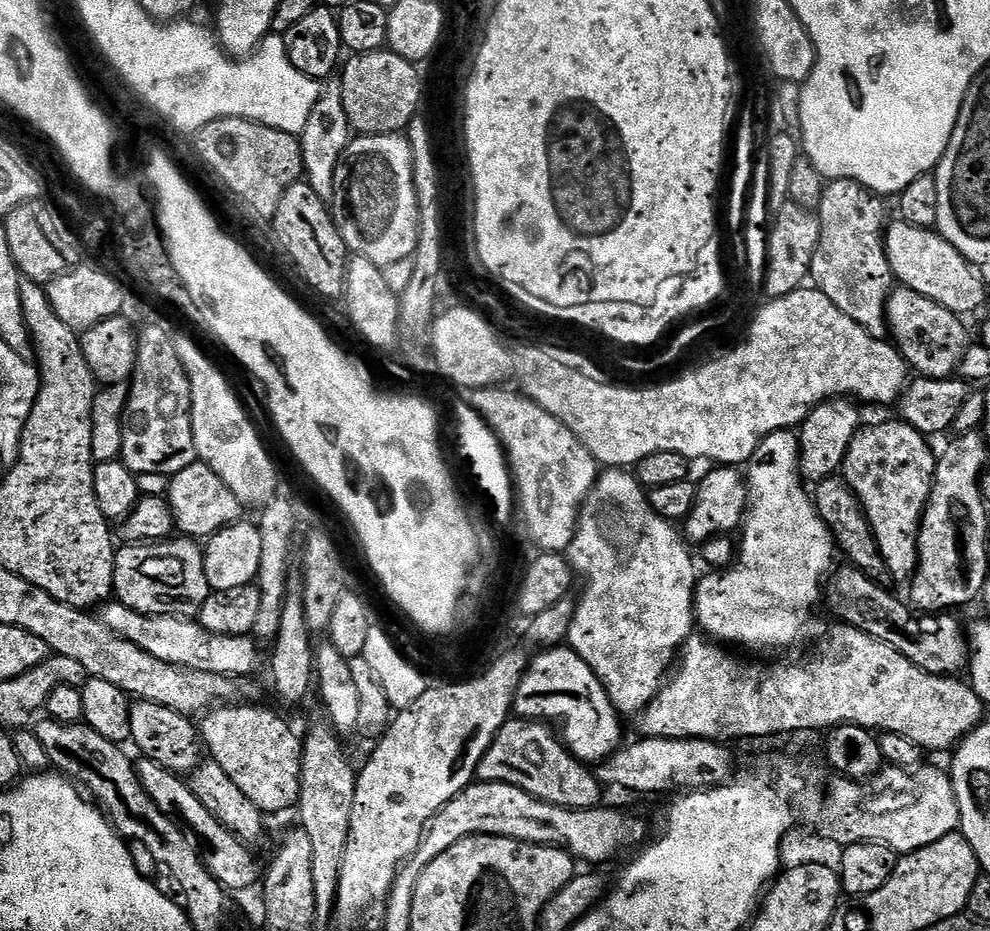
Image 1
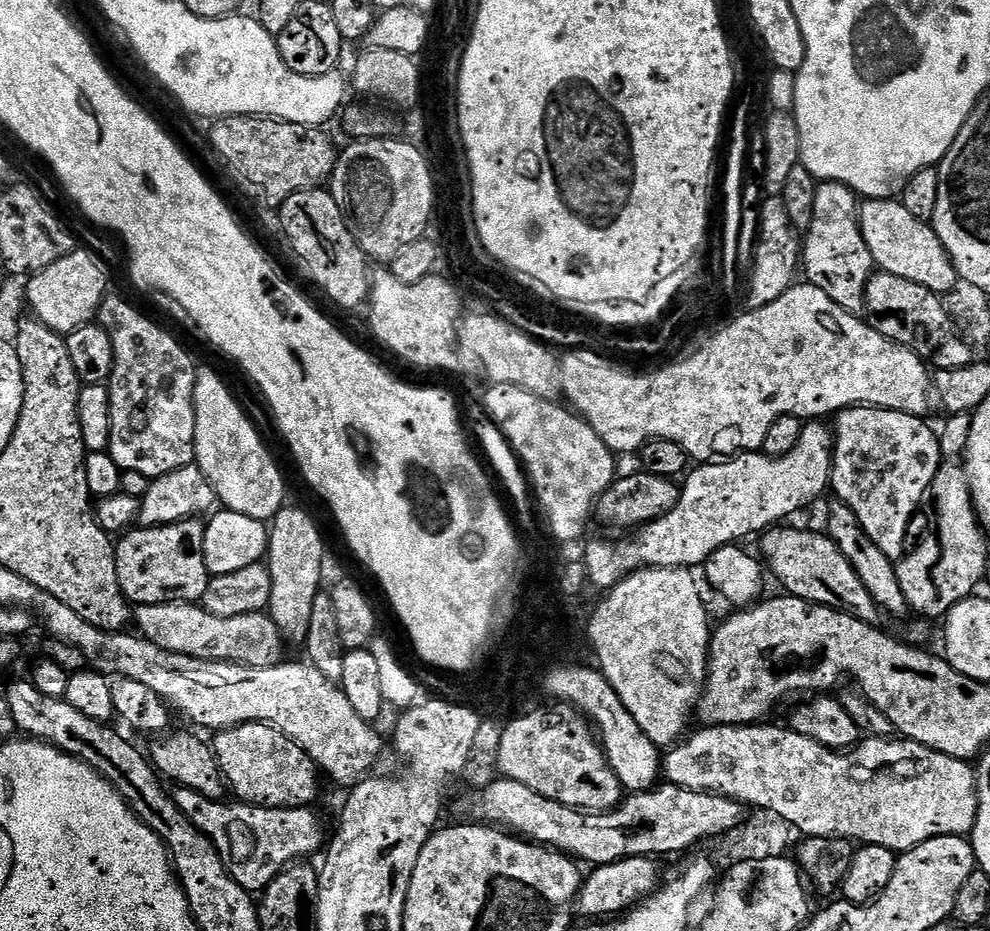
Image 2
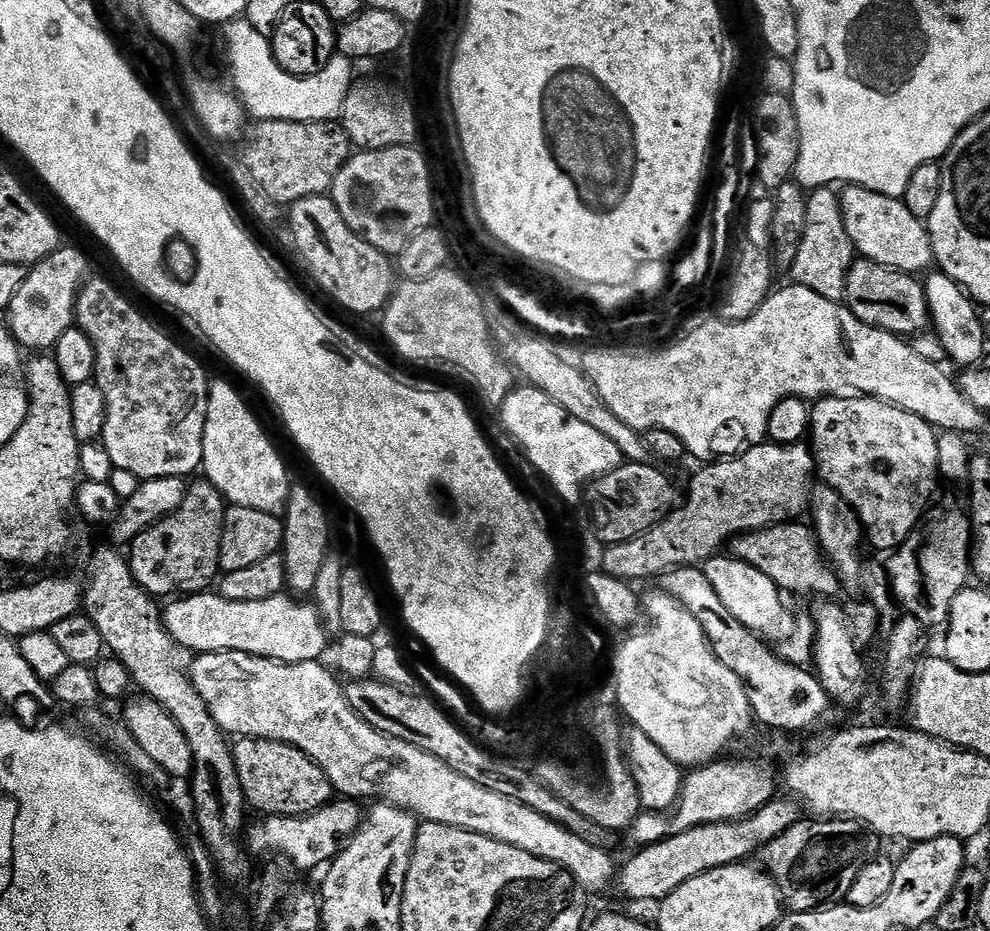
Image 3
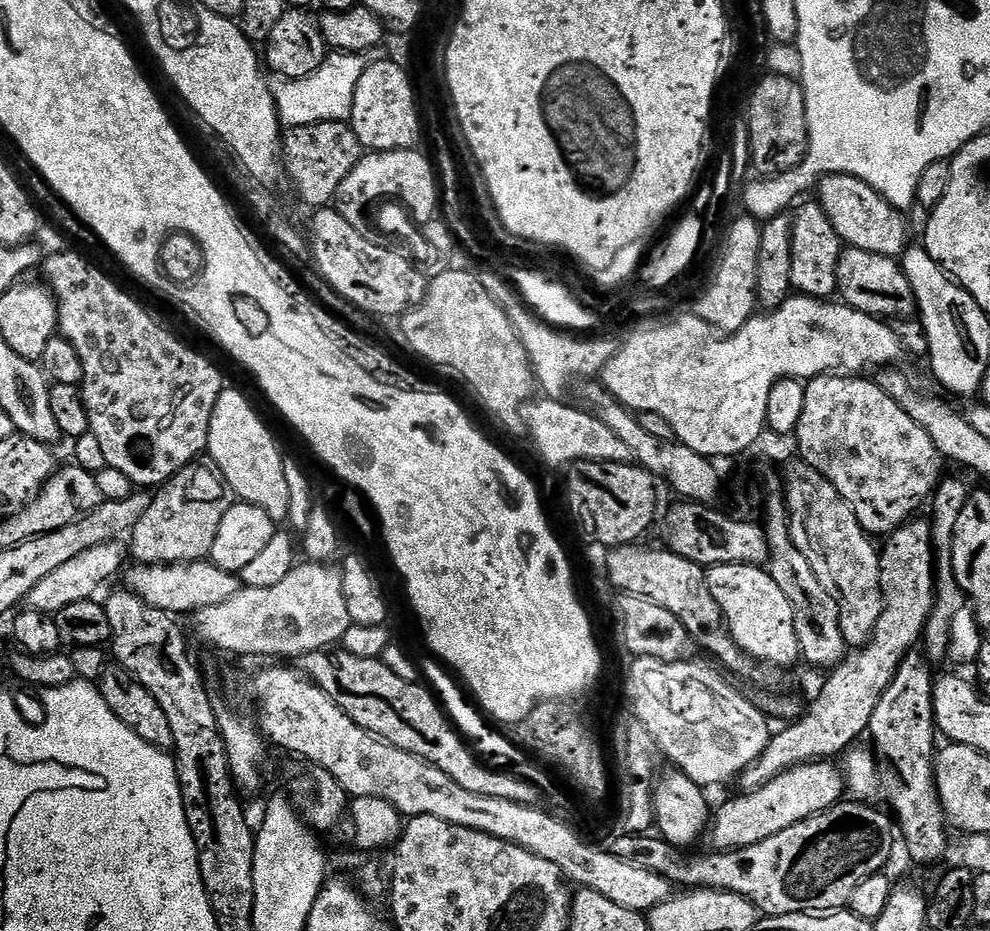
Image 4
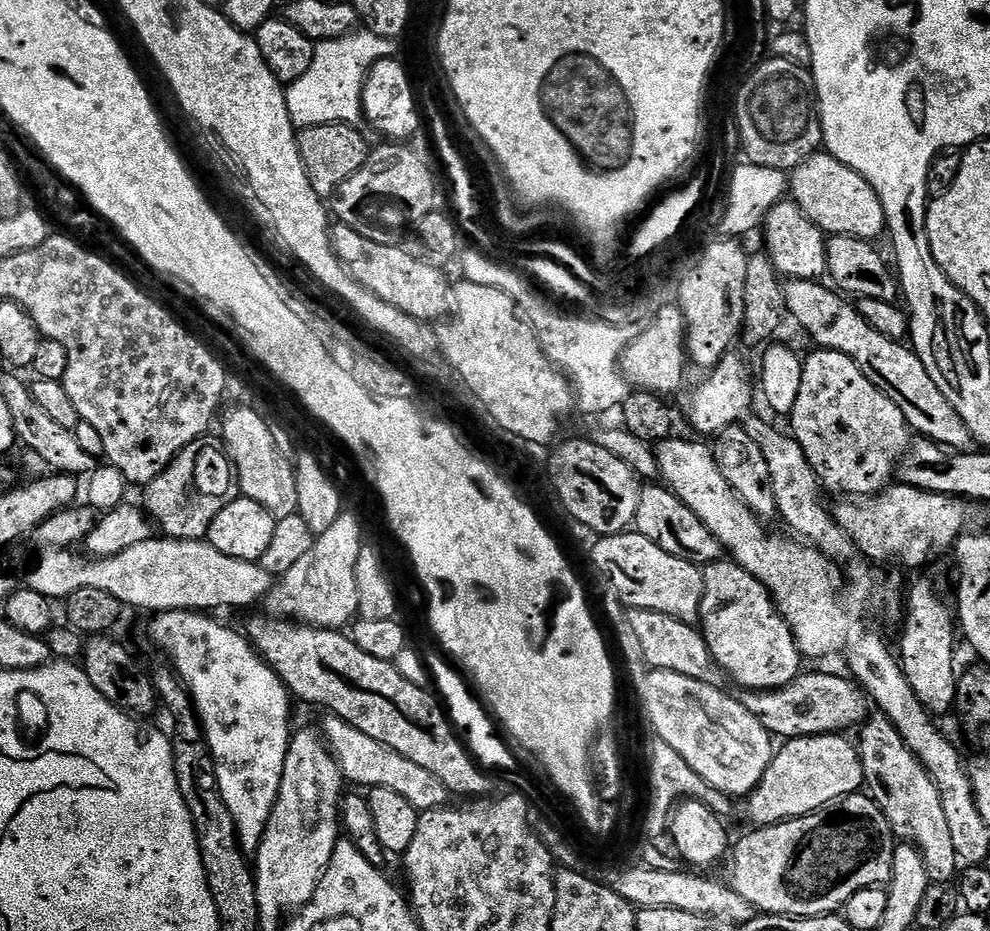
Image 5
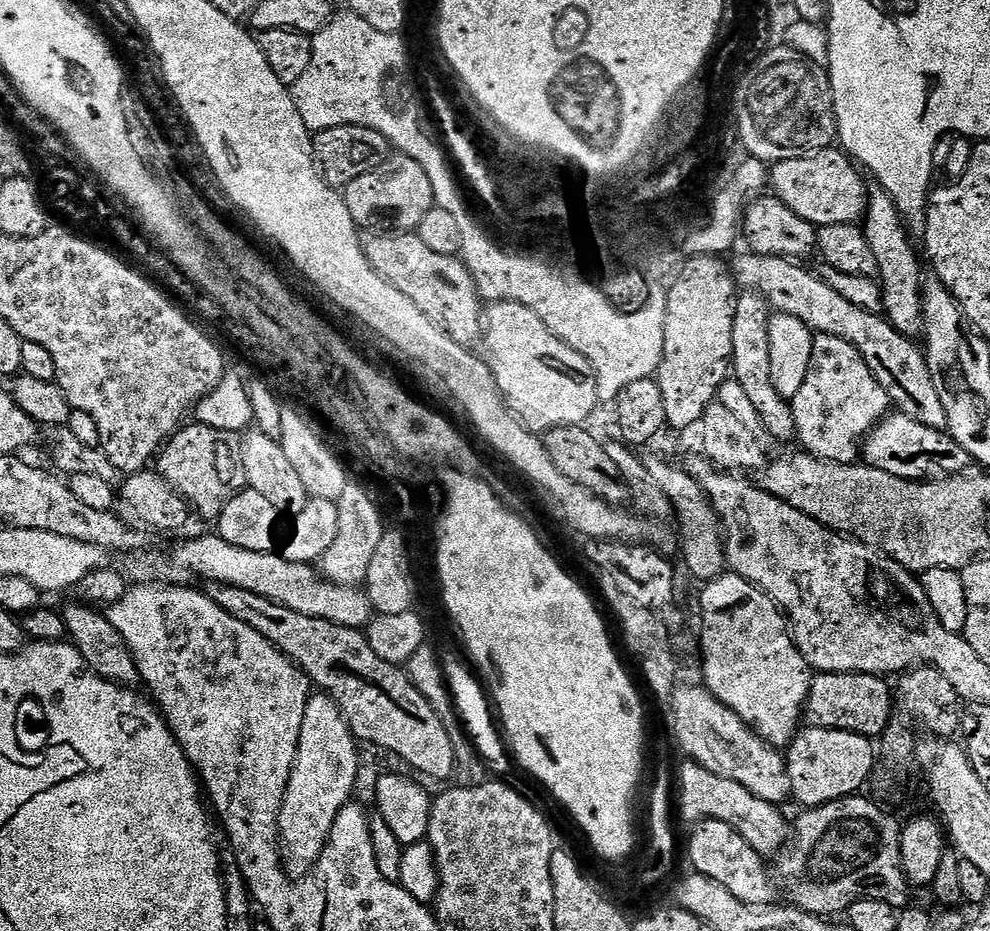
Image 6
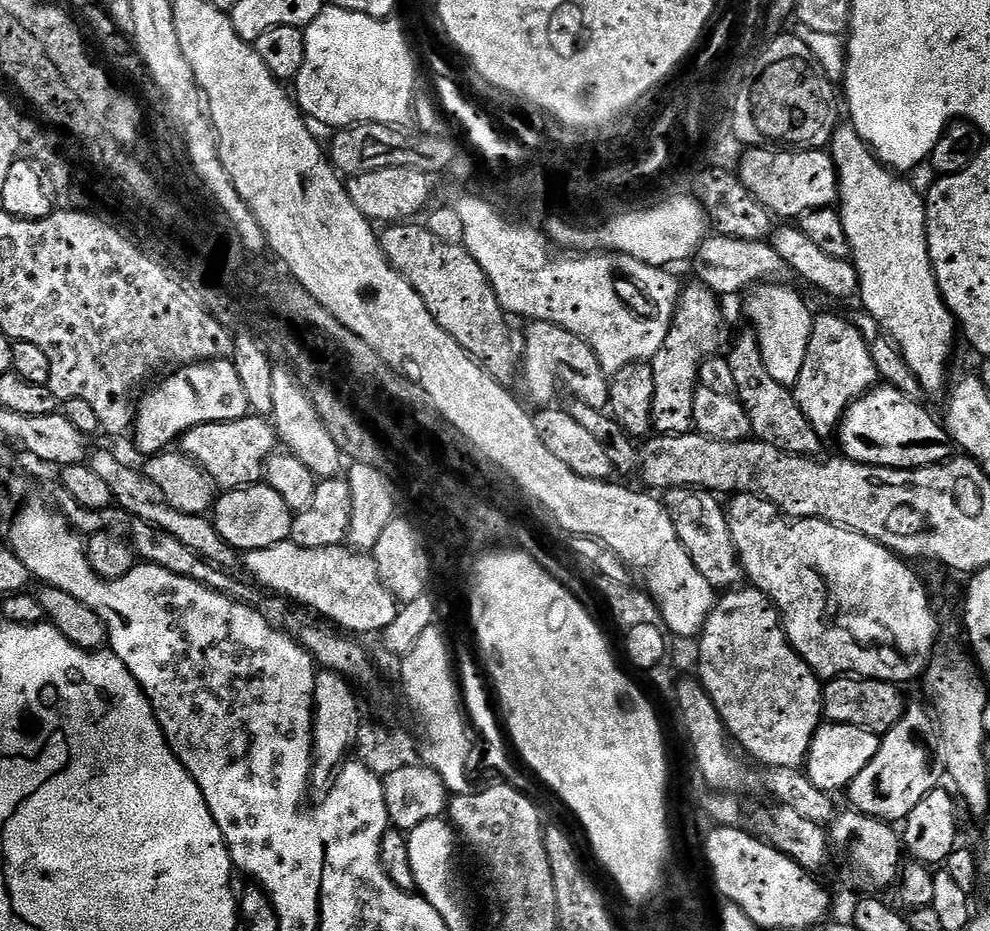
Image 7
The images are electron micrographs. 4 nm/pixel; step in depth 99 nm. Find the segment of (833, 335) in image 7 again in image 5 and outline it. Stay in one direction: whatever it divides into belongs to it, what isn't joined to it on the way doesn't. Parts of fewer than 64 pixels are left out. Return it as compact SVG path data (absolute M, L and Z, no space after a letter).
M812 350L809 356L805 355L803 357L803 361L802 387L798 389L798 399L794 401L794 410L790 417L790 423L792 423L791 435L798 442L798 446L802 446L802 454L806 454L810 466L818 474L821 485L825 489L833 488L836 492L845 492L848 495L845 497L848 498L871 498L880 495L885 488L893 483L898 472L900 458L904 455L910 443L910 429L902 410L898 410L898 406L894 406L894 402L890 402L890 398L886 398L886 394L882 394L878 390L878 386L874 386L874 382L870 382L870 378L866 378L866 374L862 374L862 370L858 370L856 363L846 354L827 350Z

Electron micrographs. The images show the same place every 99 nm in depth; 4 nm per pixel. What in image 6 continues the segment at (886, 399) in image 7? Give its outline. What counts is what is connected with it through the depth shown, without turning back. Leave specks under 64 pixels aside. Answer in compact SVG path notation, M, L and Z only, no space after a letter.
M895 410L889 411L867 436L862 460L872 468L886 470L886 474L894 474L903 480L957 476L959 472L969 471L974 464L972 456L962 450L960 443L947 431L922 426L922 422L914 422L914 418L906 418L906 414Z

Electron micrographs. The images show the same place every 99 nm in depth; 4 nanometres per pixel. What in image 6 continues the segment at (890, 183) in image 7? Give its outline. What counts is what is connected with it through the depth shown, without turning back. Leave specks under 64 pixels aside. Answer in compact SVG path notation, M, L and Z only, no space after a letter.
M882 190L873 191L868 198L868 207L862 217L862 227L874 252L878 283L883 292L883 315L904 336L919 337L924 330L924 298L922 295L922 275L920 260L912 249L904 217L894 206L894 202Z

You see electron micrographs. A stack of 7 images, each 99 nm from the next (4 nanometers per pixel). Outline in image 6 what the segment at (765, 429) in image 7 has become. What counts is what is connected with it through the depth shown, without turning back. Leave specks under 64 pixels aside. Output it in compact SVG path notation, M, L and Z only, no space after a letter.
M741 291L736 297L734 306L734 342L732 343L731 379L738 381L742 390L762 418L767 435L777 436L782 443L793 443L796 440L794 414L790 401L778 390L770 378L770 322L774 309L760 292Z

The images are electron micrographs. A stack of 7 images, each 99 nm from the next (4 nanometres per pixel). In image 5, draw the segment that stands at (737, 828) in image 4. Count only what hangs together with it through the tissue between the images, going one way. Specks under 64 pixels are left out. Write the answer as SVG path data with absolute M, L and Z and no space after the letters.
M831 734L798 737L789 739L784 749L777 751L772 757L770 766L759 786L747 797L748 816L756 826L765 824L781 824L783 820L794 820L800 816L810 815L844 796L859 793L864 788L864 767L855 743L847 740L847 735Z

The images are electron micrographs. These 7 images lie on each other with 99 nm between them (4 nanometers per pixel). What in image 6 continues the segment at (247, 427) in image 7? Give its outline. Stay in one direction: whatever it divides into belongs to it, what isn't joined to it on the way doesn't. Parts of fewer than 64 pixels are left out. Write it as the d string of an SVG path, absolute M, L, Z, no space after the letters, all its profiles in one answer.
M199 422L191 423L185 423L173 432L161 447L158 453L158 471L181 500L191 505L195 511L197 508L202 515L216 518L230 497L245 487L244 473L238 467L237 453L234 448L232 452L228 445L229 433L219 432L216 428Z

